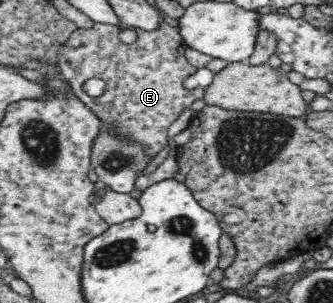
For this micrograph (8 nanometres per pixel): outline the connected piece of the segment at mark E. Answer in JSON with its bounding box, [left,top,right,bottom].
[56,21,205,158]

